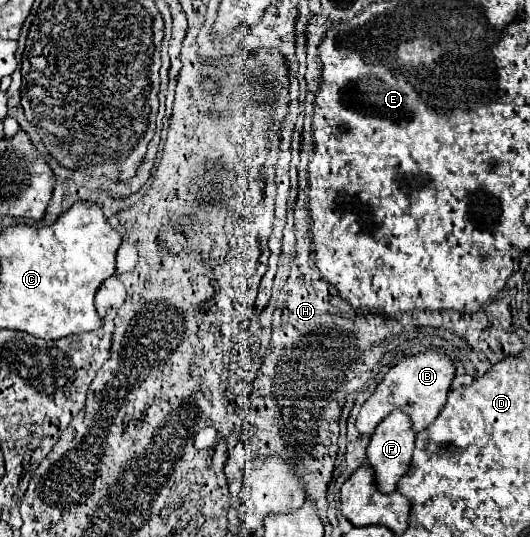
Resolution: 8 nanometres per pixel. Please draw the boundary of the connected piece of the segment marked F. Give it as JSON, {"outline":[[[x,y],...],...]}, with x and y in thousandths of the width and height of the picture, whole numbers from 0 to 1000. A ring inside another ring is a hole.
{"outline":[[[740,765],[706,803],[694,840],[691,840],[691,858],[694,866],[709,877],[709,896],[713,911],[721,918],[740,918],[755,896],[755,888],[770,877],[774,858],[777,858],[777,840],[781,840],[781,818],[785,806],[777,799],[777,784],[762,765]]]}

